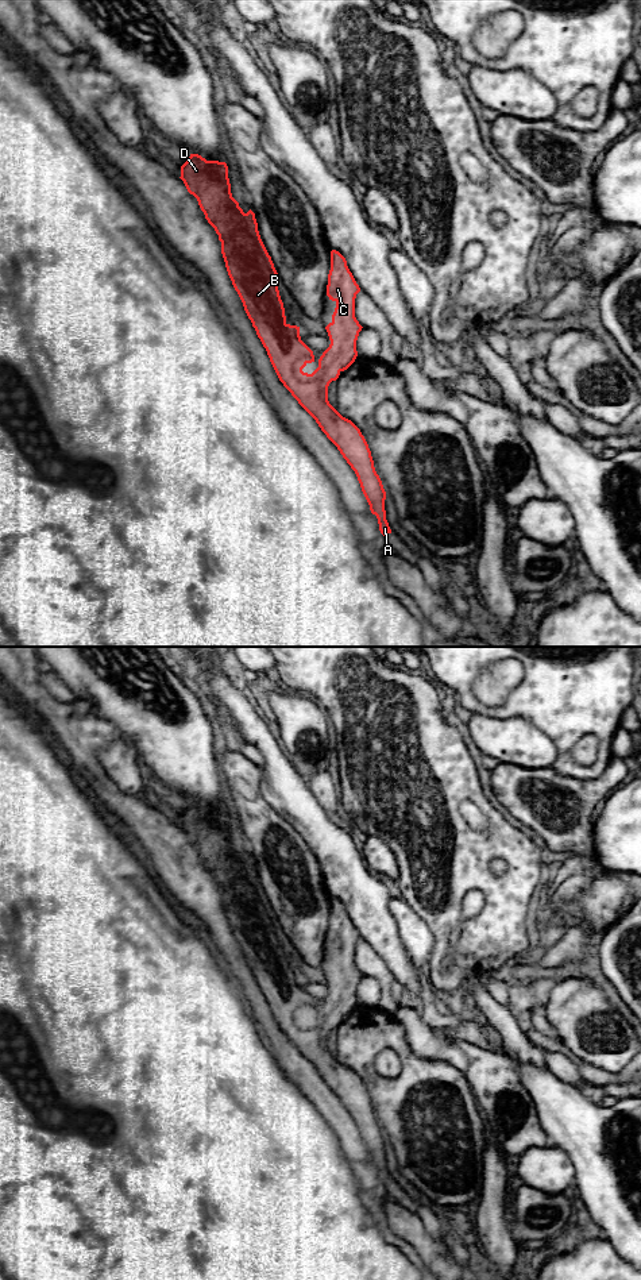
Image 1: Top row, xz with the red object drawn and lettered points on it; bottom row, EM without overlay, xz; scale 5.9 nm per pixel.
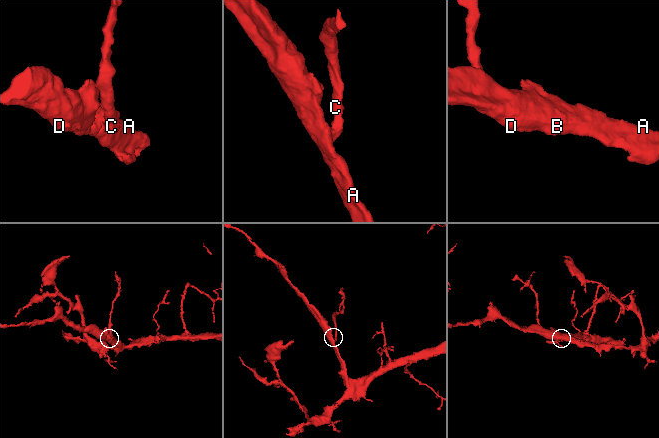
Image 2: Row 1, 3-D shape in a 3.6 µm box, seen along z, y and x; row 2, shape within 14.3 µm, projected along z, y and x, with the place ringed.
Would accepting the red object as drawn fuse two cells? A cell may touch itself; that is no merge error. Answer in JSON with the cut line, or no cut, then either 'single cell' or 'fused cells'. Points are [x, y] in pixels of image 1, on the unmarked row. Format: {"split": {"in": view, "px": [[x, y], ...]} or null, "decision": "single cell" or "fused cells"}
{"split": null, "decision": "single cell"}

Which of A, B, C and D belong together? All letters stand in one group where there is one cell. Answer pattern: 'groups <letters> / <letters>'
groups A B C D

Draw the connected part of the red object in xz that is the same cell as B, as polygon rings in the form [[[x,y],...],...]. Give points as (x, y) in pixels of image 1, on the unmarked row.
[[[190,802],[189,807],[181,814],[179,826],[188,840],[197,847],[205,867],[219,883],[228,924],[279,1029],[316,1068],[321,1079],[355,1119],[370,1158],[378,1167],[379,1179],[387,1185],[391,1177],[386,1168],[386,1140],[375,1119],[368,1092],[360,1077],[351,1068],[343,1065],[328,1049],[329,1032],[336,1029],[340,1021],[347,1018],[358,1005],[356,988],[363,976],[355,965],[355,946],[360,936],[350,919],[345,906],[336,898],[331,899],[327,944],[336,951],[332,969],[325,975],[331,992],[320,1005],[318,1015],[312,1022],[304,1021],[302,1017],[314,1010],[313,999],[301,988],[300,975],[286,971],[285,956],[278,938],[279,922],[260,887],[255,861],[251,857],[244,861],[232,845],[227,811],[206,809],[198,802]]]

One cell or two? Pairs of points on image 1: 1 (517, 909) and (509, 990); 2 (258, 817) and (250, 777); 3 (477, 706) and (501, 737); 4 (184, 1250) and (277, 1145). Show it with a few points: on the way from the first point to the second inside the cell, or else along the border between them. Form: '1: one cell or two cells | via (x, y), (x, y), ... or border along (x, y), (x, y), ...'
1: two cells | border along (499, 974), (482, 978)
2: one cell | via (251, 808), (250, 786)
3: two cells | border along (471, 713), (498, 718), (514, 717)
4: one cell | via (204, 1225), (209, 1218), (209, 1213), (251, 1171)

